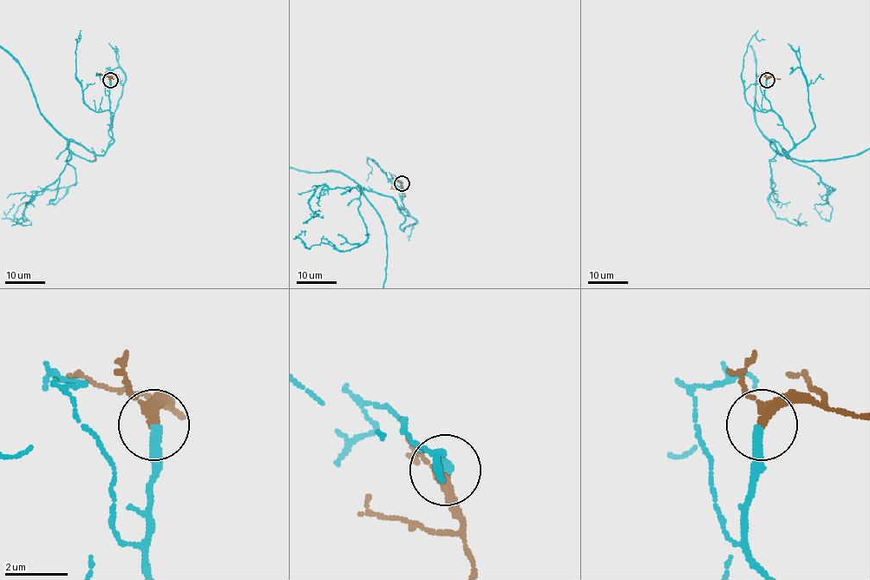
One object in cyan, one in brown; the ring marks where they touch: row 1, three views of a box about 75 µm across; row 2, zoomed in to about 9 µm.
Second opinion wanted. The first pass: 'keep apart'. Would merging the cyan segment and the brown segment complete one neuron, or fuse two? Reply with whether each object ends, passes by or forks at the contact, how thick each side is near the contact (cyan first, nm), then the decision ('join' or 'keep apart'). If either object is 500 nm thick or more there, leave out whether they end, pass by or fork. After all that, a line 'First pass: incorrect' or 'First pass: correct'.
cyan ends | brown passes by | 320/280 nm | join
First pass: incorrect

